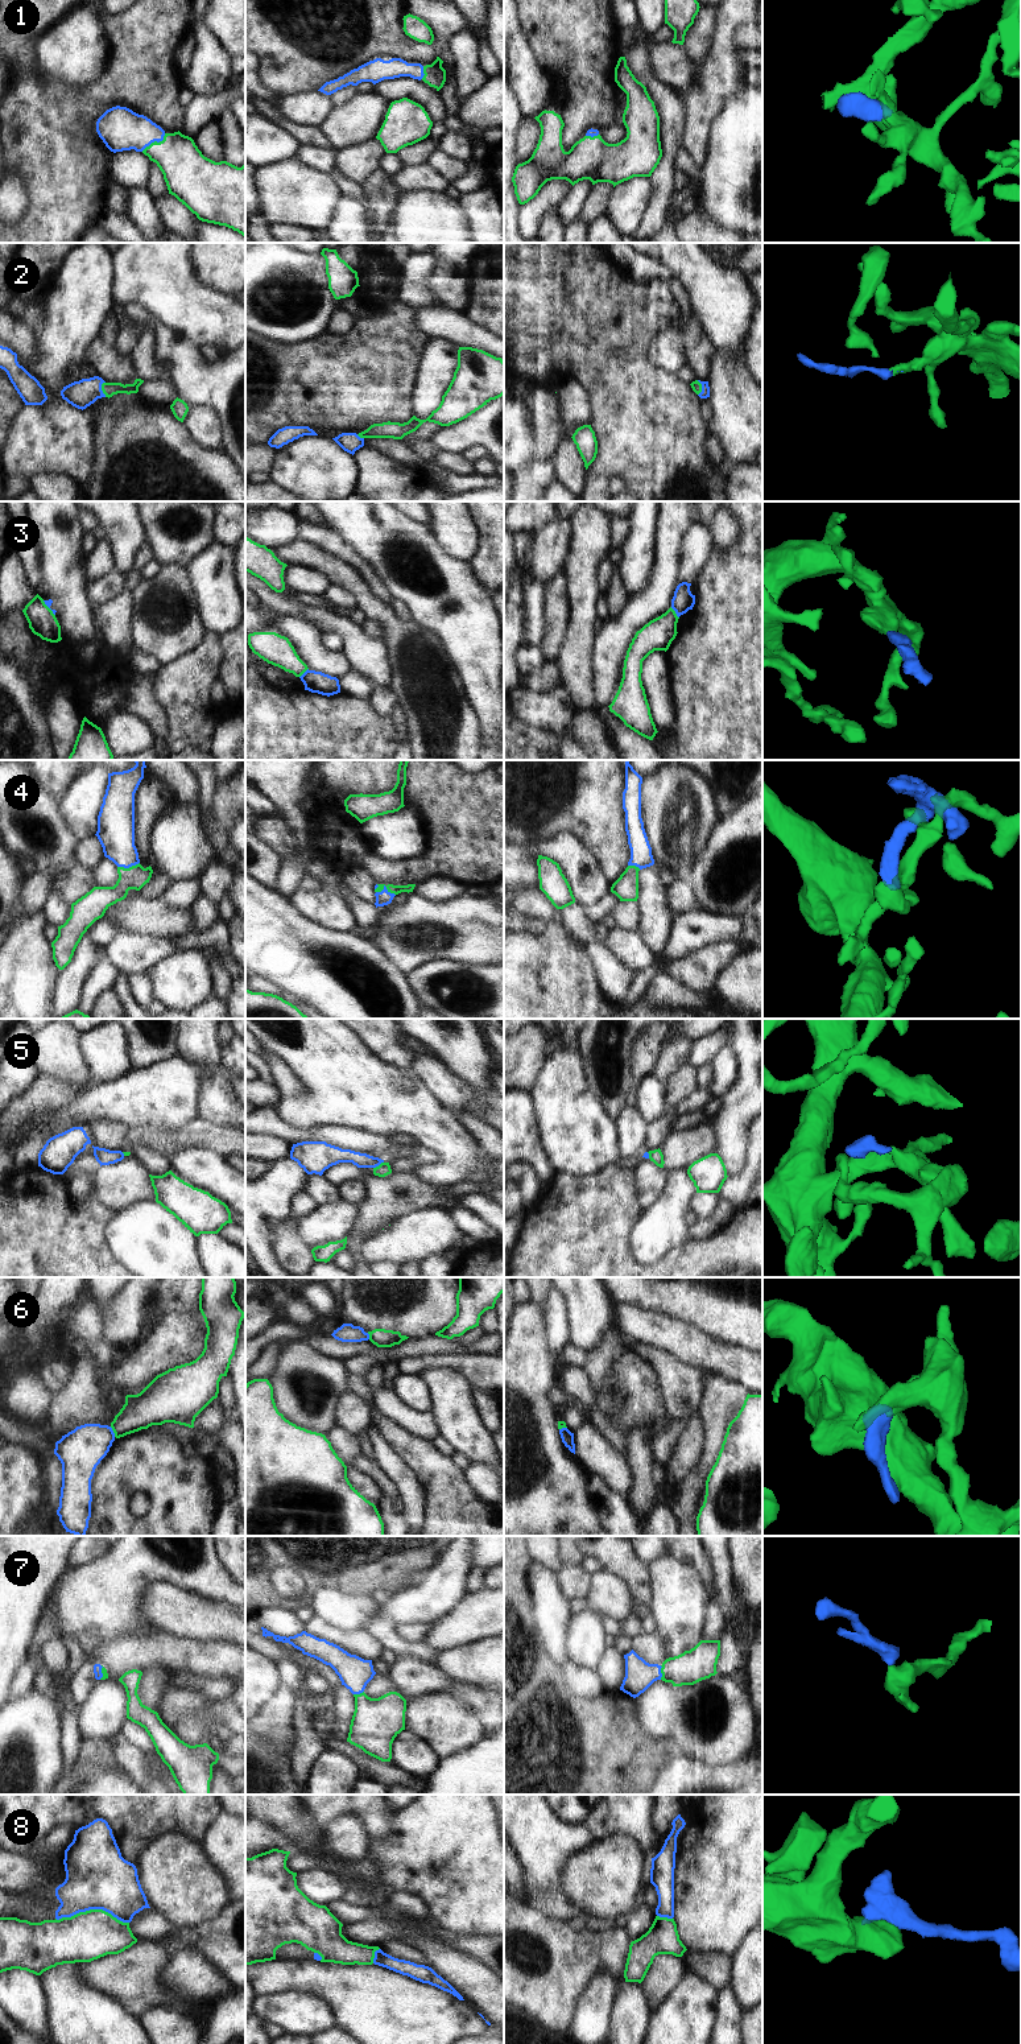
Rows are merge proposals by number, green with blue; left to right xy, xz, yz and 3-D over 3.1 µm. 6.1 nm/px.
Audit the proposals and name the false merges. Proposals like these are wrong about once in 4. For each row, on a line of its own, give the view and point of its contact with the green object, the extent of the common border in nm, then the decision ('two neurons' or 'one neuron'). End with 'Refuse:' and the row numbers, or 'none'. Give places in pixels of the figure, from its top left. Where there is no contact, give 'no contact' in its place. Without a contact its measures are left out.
1: meets green in xy at (154, 141); contact 190 nm long; one neuron
2: meets green in xy at (102, 389); contact 100 nm long; one neuron
3: meets green in yz at (674, 612); contact 90 nm long; two neurons
4: meets green in xz at (383, 888); contact 140 nm long; one neuron
5: meets green in xz at (379, 1165); contact 80 nm long; one neuron
6: meets green in xy at (114, 1432); contact 70 nm long; two neurons
7: meets green in yz at (661, 1672); contact 90 nm long; one neuron
8: meets green in xy at (92, 1910); contact 440 nm long; two neurons
Refuse: 3, 6, 8

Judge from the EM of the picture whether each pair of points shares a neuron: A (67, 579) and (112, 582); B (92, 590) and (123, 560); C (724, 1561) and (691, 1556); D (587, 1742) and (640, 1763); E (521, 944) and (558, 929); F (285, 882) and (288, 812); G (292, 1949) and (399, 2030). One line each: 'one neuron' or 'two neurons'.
A: two neurons
B: two neurons
C: two neurons
D: one neuron
E: one neuron
F: one neuron
G: two neurons

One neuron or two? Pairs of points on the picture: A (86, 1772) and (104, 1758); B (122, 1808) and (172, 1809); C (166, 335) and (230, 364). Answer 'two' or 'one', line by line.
A: one
B: one
C: one

